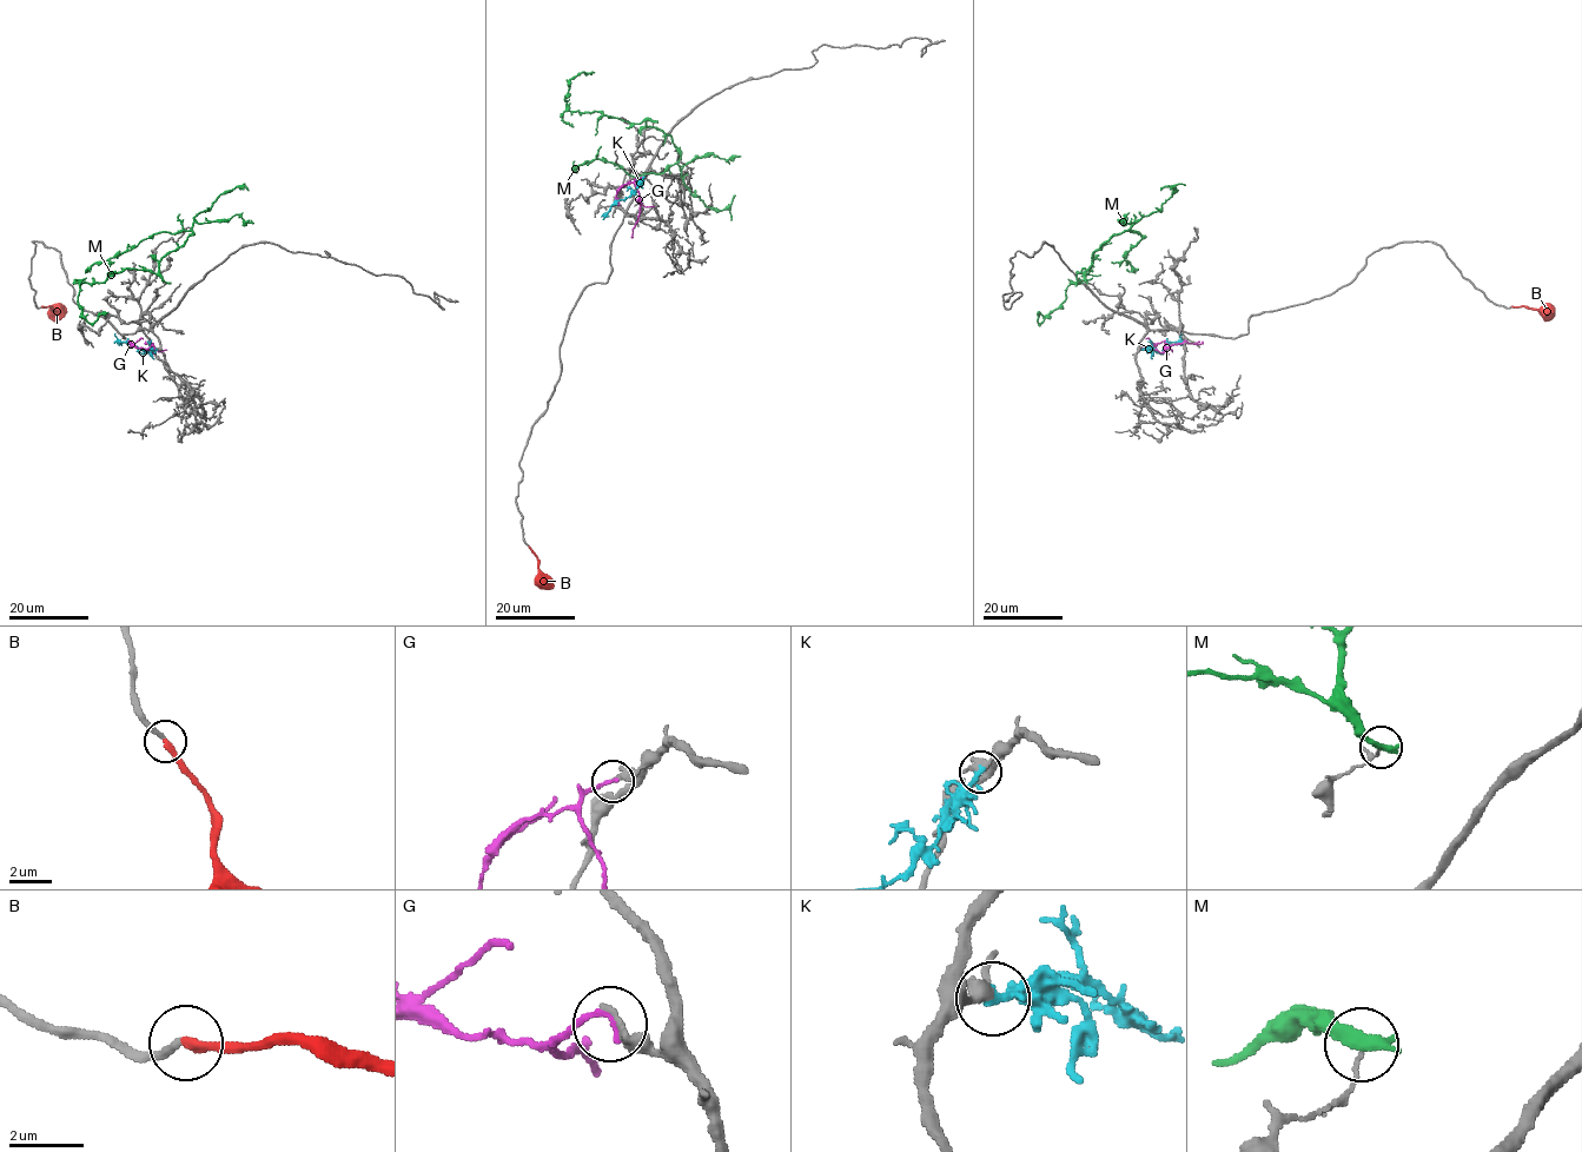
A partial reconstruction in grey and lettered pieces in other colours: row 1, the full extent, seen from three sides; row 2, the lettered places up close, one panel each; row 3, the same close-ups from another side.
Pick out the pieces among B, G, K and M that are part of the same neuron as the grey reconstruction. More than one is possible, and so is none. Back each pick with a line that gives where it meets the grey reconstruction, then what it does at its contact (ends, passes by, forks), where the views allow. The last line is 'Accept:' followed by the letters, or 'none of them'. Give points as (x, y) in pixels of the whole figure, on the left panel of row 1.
B: contact (42, 306); it ends
Accept: B

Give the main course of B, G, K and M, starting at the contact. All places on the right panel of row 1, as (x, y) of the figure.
B: (1513, 306), (1550, 311)
G: (1143, 346), (1163, 352), (1185, 341), (1203, 342)
K: (1143, 350), (1154, 349), (1162, 353), (1166, 344), (1180, 339), (1182, 333)
M: (1086, 283), (1092, 256), (1101, 245), (1138, 232), (1142, 238), (1124, 257), (1131, 266), (1126, 269)

